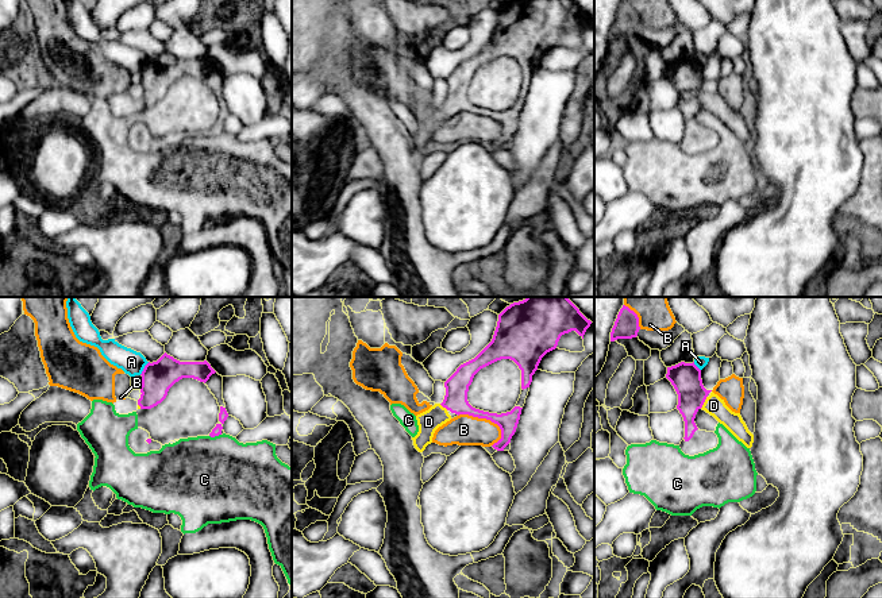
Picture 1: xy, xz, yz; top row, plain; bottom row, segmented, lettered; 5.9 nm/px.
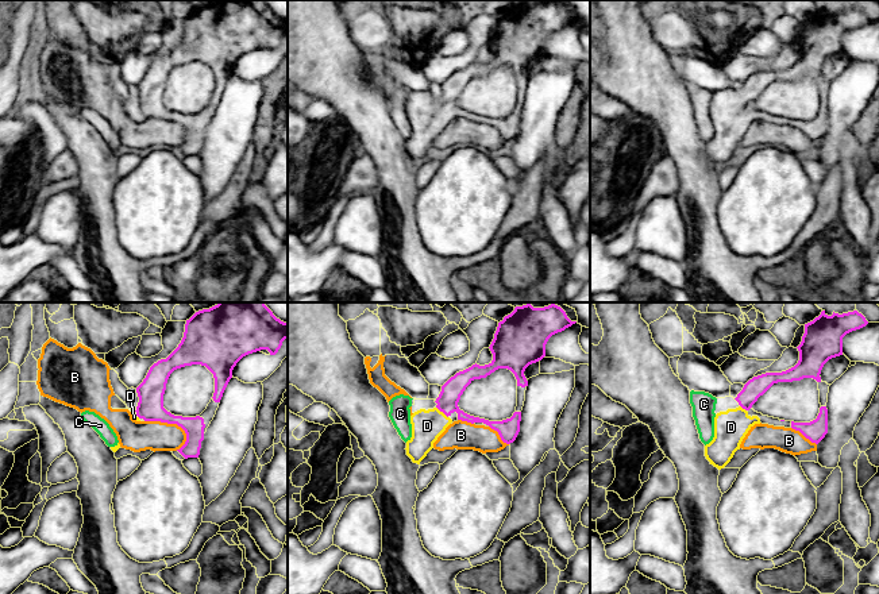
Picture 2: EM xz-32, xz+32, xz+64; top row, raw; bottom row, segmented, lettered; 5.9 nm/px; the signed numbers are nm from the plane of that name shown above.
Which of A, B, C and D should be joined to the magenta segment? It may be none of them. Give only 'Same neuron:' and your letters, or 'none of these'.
Same neuron: D

